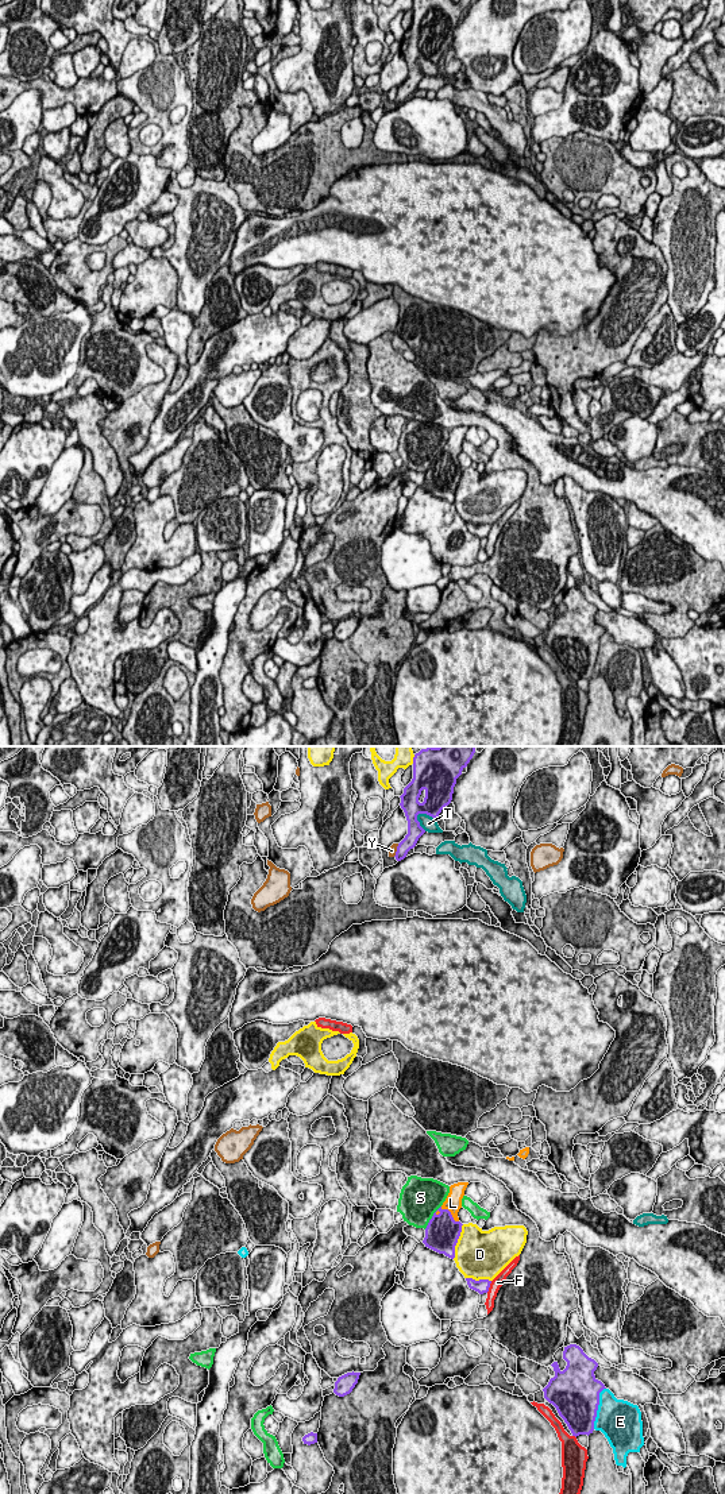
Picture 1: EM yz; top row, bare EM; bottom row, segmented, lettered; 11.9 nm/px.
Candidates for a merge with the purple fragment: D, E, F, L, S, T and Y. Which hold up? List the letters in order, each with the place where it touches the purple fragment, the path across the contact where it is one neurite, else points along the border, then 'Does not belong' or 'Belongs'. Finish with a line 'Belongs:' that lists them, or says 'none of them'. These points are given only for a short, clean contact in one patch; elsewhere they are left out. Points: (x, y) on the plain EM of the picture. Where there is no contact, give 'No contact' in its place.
D: Touches purple at yz (457, 486). Does not belong
E: Touches purple at yz (597, 652). Does not belong
F: Touches purple at yz (489, 531). Does not belong
L: Touches purple at yz (450, 458). Path across: yz (442, 477), (450, 458), (452, 447). Belongs
S: Touches purple at yz (432, 462). Does not belong
T: Touches purple at yz (427, 58). Does not belong
Y: Touches purple at yz (397, 95). Does not belong
Belongs: L

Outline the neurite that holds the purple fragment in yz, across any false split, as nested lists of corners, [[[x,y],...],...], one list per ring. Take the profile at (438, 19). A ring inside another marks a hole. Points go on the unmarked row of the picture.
[[[414,0],[413,23],[404,32],[401,53],[408,65],[408,78],[398,88],[396,104],[401,105],[425,77],[417,65],[419,58],[435,63],[452,45],[454,31],[473,0]]]

